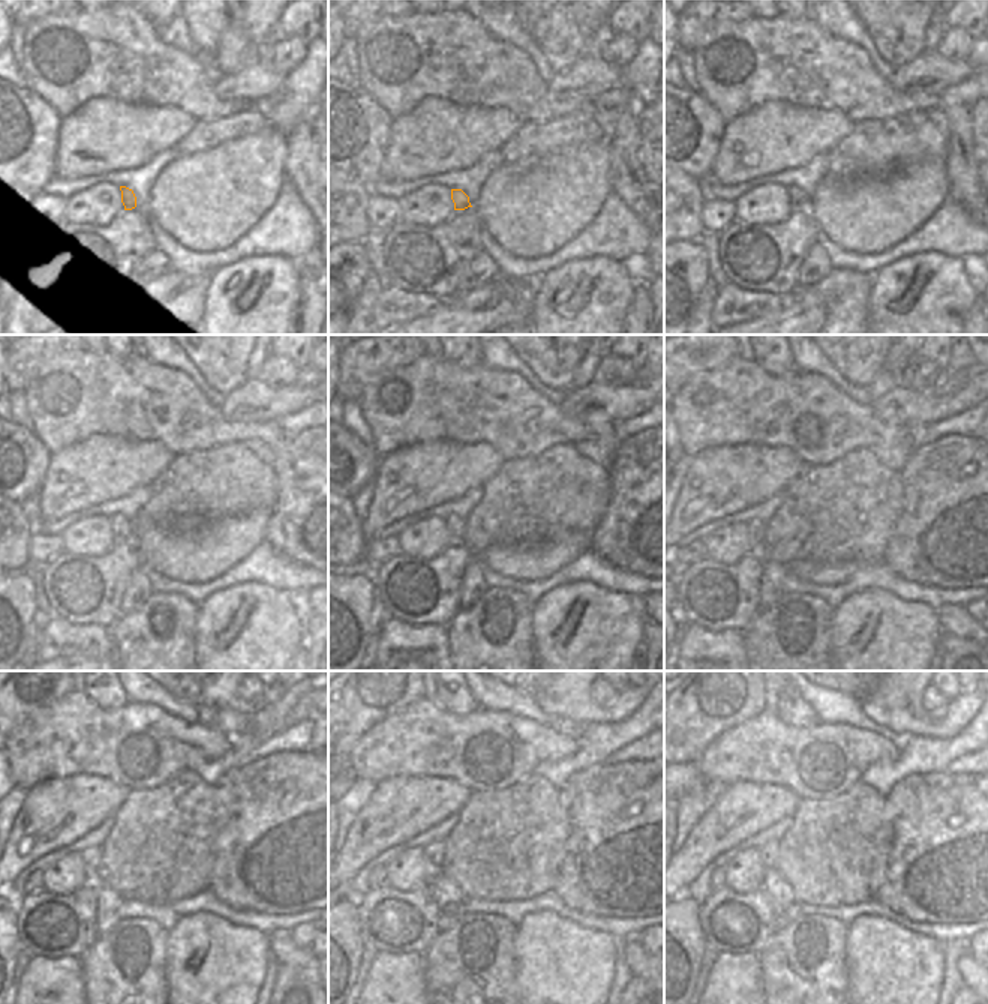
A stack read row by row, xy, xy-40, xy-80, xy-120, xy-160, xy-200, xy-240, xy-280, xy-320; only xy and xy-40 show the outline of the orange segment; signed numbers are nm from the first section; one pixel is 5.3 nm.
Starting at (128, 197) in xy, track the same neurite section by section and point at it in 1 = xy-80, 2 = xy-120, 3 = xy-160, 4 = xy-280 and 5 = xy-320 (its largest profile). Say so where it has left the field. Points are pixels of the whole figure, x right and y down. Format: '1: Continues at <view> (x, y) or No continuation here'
1: Continues at xy-80 (798, 198)
2: Continues at xy-120 (123, 529)
3: Continues at xy-160 (456, 526)
4: Continues at xy-280 (434, 853)
5: Continues at xy-320 (769, 851).

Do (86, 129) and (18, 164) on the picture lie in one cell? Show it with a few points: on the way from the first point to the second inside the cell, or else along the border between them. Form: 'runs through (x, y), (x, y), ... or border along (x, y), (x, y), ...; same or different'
border along (62, 117), (54, 176); different

